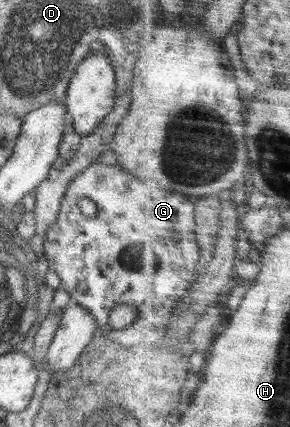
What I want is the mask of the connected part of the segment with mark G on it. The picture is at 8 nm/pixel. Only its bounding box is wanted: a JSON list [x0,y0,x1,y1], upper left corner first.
[43,162,201,356]

